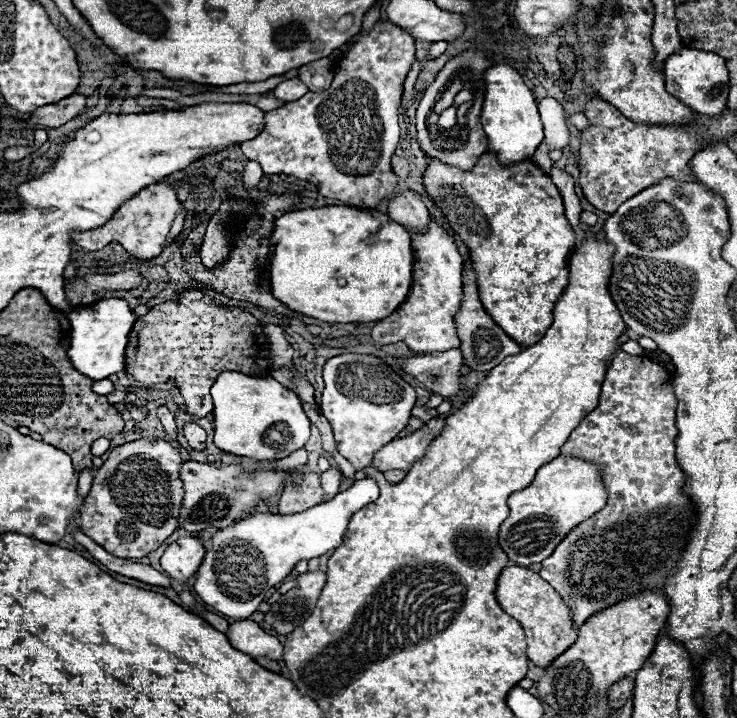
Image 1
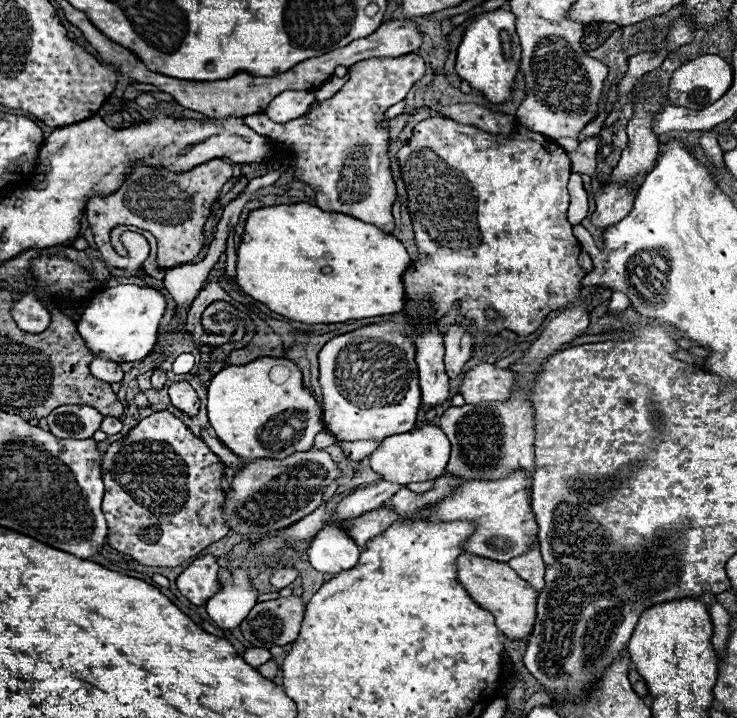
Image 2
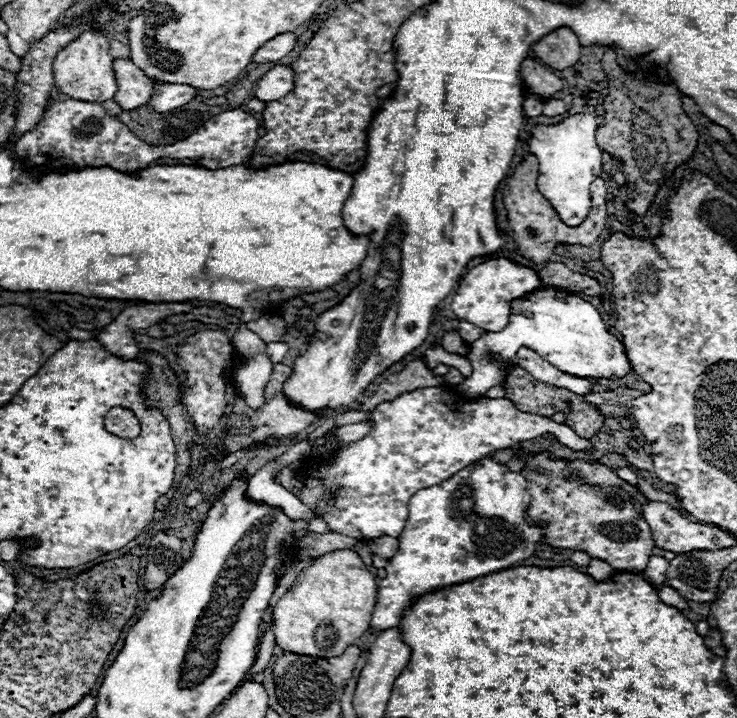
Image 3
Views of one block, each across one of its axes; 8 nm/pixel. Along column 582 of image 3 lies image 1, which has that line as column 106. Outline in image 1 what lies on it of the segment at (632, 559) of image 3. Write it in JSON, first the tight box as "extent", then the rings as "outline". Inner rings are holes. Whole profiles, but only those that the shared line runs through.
{"extent":[80,438,182,558],"outline":[[[142,438],[112,448],[104,466],[96,470],[92,490],[80,508],[82,532],[100,544],[106,552],[112,552],[116,558],[144,558],[154,552],[174,530],[178,530],[178,514],[182,504],[182,482],[178,478],[180,466],[180,452],[166,440],[150,442]]]}

